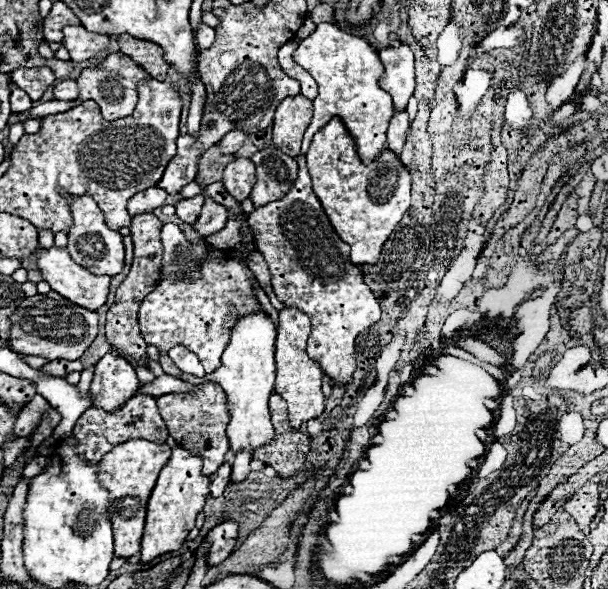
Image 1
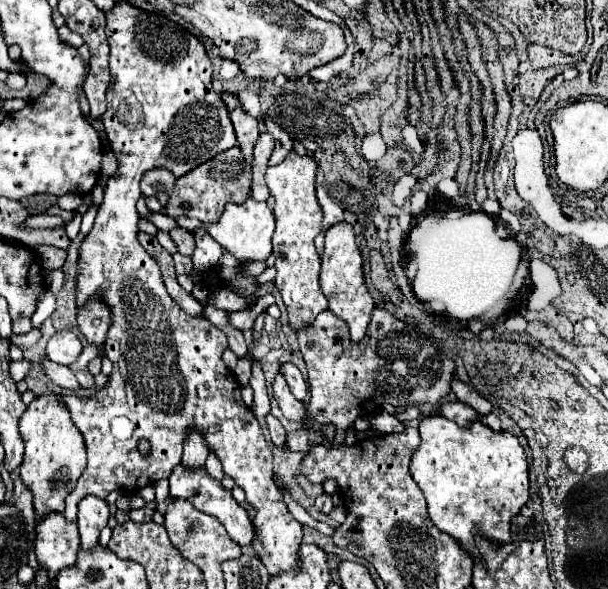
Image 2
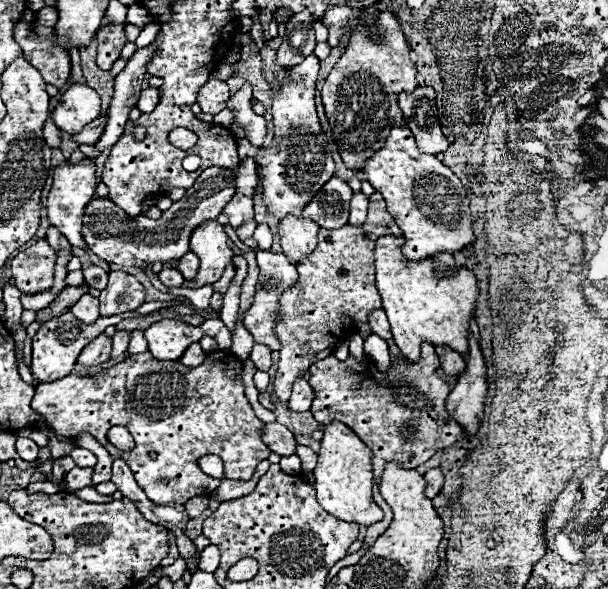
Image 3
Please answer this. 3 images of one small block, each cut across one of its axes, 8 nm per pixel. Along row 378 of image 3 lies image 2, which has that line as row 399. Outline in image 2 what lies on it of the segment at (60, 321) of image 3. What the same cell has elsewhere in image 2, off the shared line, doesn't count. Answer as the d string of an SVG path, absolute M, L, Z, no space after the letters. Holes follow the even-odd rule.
M44 394L32 400L20 418L20 432L26 444L24 462L20 466L20 480L34 496L34 510L38 518L50 512L62 512L64 500L72 492L76 480L86 468L86 446L80 430L70 420L70 412L56 394Z

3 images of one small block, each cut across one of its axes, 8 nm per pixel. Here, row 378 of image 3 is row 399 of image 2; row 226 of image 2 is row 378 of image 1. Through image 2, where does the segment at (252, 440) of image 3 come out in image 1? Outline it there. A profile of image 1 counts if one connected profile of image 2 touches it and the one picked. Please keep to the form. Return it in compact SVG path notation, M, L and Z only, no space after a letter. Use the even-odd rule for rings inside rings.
M110 352L94 366L94 378L90 384L90 394L94 396L92 406L114 412L126 404L138 388L140 380L136 378L136 370L124 358Z

